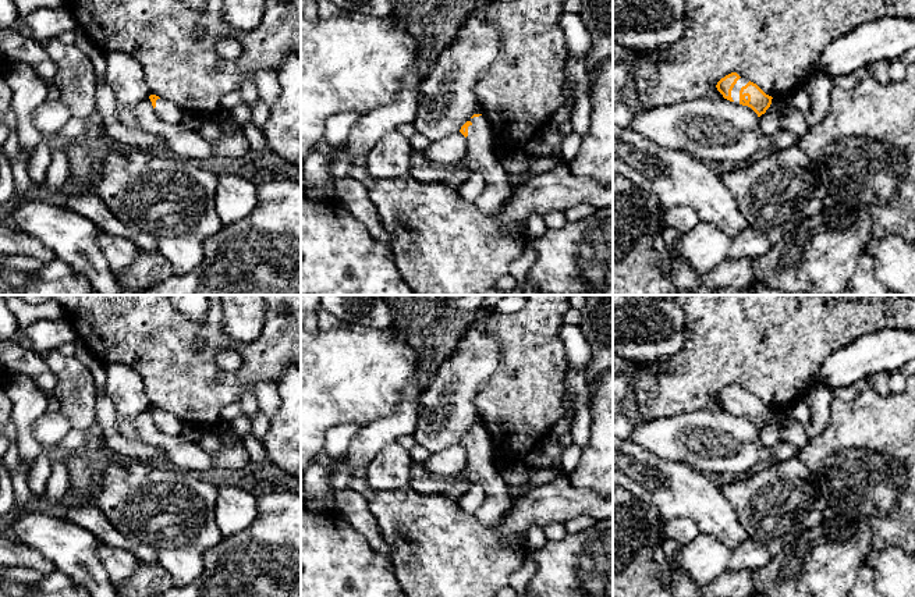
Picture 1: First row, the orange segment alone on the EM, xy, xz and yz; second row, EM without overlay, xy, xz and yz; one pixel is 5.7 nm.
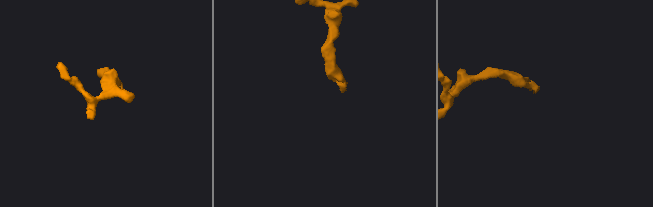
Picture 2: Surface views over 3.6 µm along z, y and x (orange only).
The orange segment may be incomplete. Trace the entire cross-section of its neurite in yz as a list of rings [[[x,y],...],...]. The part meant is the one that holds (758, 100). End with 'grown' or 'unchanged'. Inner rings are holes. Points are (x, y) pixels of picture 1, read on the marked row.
[[[731,72],[721,78],[716,88],[724,99],[751,107],[758,117],[766,113],[773,99],[756,83],[741,78],[737,72]]]; grown

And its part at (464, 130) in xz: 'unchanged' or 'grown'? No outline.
grown

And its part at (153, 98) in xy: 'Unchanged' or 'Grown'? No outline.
Grown

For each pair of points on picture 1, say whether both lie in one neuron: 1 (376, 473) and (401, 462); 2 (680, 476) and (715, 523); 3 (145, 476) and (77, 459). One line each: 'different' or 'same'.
1: same
2: same
3: different

